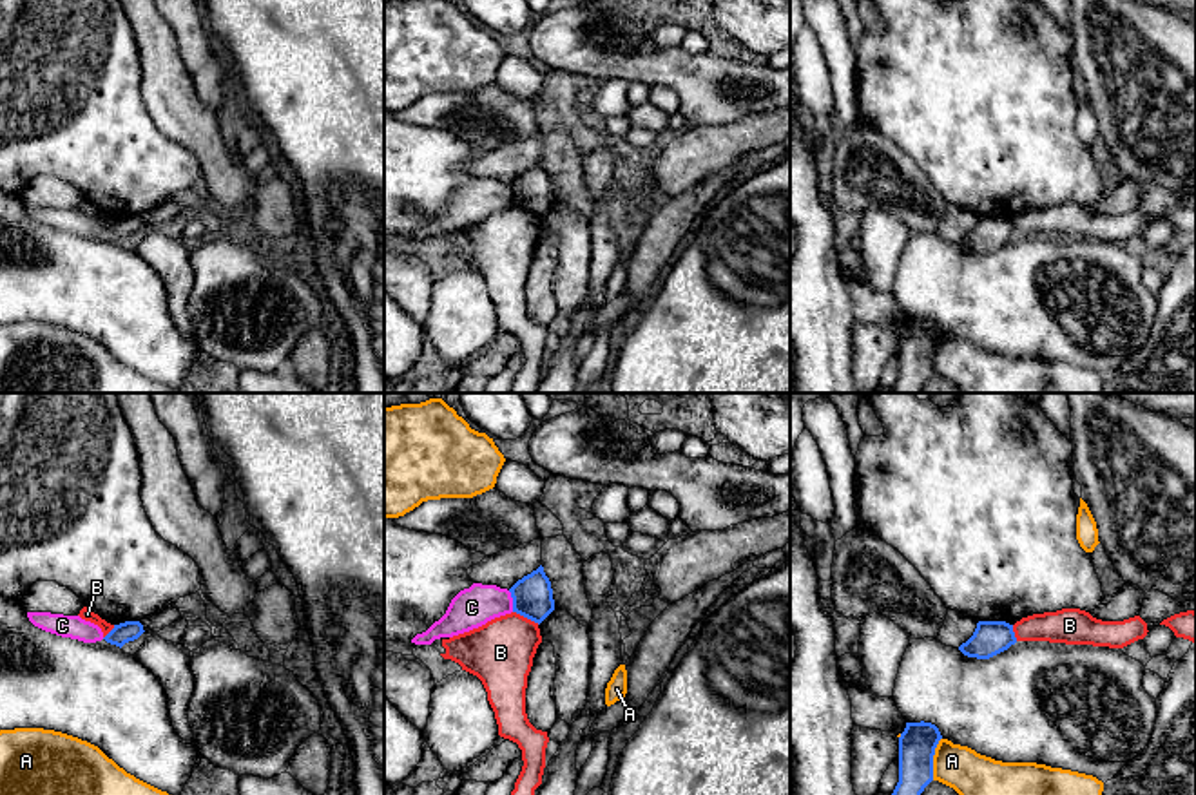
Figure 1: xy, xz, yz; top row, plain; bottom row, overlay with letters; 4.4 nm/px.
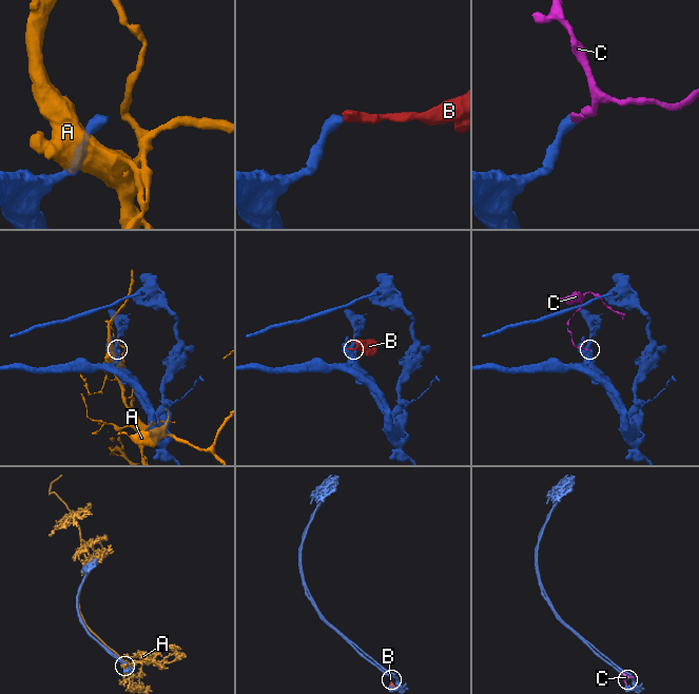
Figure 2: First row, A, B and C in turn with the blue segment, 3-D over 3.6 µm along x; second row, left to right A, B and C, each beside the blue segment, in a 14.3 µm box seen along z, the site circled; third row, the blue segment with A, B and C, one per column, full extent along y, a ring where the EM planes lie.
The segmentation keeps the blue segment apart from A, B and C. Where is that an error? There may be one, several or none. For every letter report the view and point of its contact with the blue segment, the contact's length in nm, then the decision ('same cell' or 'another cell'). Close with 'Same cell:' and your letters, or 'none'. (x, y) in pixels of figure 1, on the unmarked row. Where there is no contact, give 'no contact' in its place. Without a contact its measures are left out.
A: meets blue in yz at (932, 354); contact 200 nm long; another cell
B: meets blue in xz at (526, 210); contact 130 nm long; another cell
C: meets blue in xz at (513, 196); contact 100 nm long; another cell
Same cell: none

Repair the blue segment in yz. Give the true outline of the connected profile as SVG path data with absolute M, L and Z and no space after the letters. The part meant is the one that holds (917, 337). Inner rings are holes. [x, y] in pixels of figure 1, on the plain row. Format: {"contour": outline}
{"contour": "M906 317L899 331L899 377L892 393L921 393L933 375L933 350L942 333L931 317Z"}

